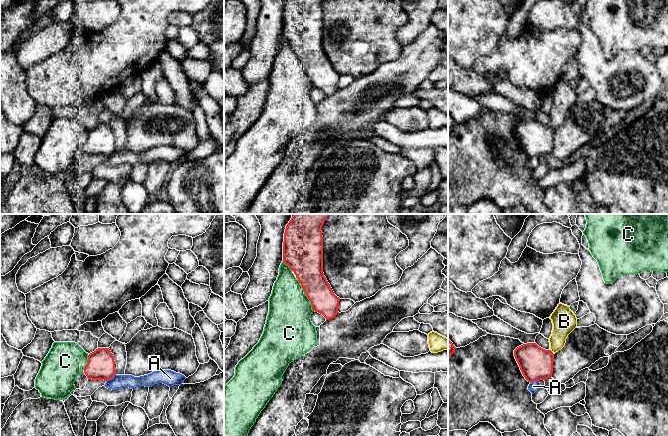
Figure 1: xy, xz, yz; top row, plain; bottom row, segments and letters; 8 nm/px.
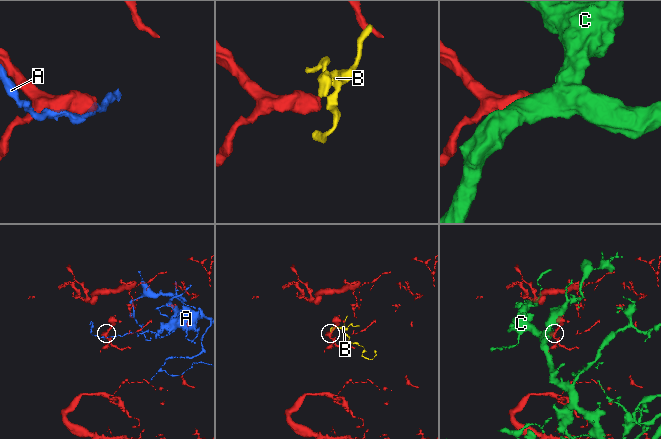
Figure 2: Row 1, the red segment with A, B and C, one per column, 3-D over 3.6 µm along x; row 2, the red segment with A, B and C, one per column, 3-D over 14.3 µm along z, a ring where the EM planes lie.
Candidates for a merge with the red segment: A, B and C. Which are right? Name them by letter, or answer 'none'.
B

